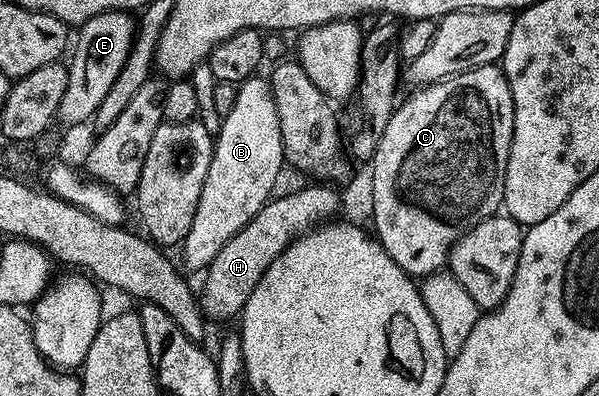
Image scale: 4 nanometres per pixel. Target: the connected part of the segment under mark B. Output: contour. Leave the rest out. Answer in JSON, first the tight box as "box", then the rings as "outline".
{"box":[183,77,286,272],"outline":[[[254,77],[243,81],[236,88],[231,109],[222,118],[221,127],[215,134],[211,169],[207,169],[207,181],[203,181],[203,193],[199,193],[195,221],[191,221],[191,229],[183,244],[185,263],[191,270],[204,272],[223,245],[231,241],[235,233],[239,233],[263,209],[265,203],[274,198],[275,177],[283,166],[286,166],[283,133],[279,133],[279,109],[275,109],[275,97],[271,93],[269,80]]]}

